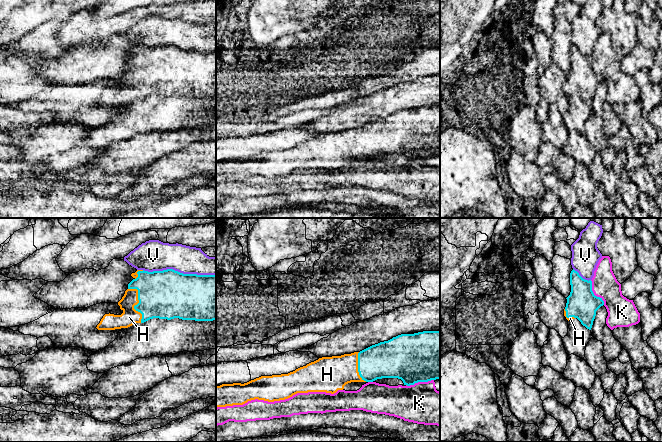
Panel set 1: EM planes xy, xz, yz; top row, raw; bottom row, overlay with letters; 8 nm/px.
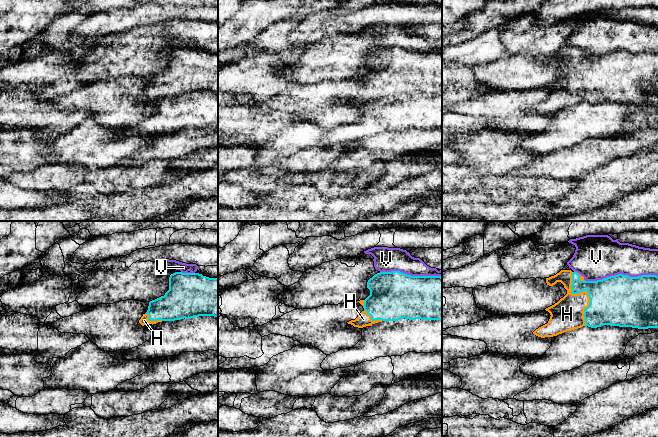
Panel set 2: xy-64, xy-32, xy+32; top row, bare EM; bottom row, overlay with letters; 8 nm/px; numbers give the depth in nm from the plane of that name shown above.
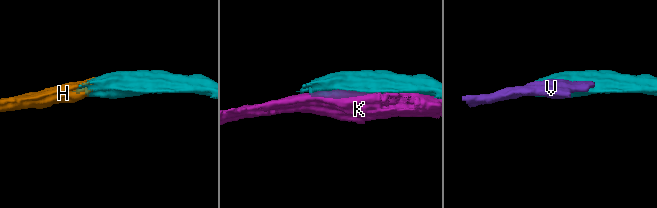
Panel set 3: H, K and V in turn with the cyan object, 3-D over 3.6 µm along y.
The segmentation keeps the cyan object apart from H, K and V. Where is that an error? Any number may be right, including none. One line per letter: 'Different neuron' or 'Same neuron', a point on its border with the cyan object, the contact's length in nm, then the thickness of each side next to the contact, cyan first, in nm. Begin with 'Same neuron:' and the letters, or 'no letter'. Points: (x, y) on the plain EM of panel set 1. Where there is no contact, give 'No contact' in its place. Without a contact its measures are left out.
Same neuron: H
H: Same neuron. Touches cyan at xy (139, 78). Shared border 300 nm. Thickness 400 nm (cyan) against 140 nm
K: Different neuron. Touches cyan at yz (593, 69). Shared border 240 nm. Thickness 240 nm (cyan) against 200 nm
V: Different neuron. Touches cyan at xy (179, 48). Shared border 600 nm. Thickness 400 nm (cyan) against 260 nm

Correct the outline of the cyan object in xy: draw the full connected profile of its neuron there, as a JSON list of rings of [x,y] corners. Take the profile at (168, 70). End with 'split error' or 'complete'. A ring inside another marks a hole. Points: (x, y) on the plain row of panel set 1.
[[[167,45],[153,48],[137,46],[131,52],[134,55],[128,60],[128,65],[118,78],[123,89],[121,91],[105,90],[96,103],[98,106],[128,104],[136,99],[144,99],[153,94],[167,96],[179,94],[195,97],[216,96],[216,51],[183,50],[173,45]]]; split error

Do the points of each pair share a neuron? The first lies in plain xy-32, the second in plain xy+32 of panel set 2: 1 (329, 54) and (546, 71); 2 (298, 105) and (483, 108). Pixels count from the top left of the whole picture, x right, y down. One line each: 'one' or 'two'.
1: one
2: one

